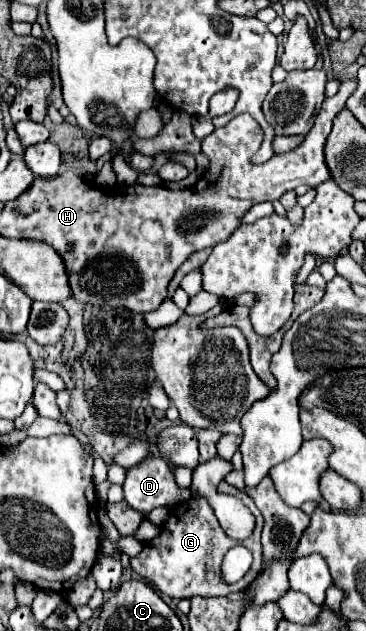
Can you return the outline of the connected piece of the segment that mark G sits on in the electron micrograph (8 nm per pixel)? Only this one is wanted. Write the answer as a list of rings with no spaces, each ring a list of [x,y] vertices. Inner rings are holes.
[[[226,481],[218,485],[218,491],[220,493],[228,493],[228,495],[234,495],[238,497],[250,511],[252,515],[256,517],[256,529],[254,533],[244,539],[244,541],[234,541],[230,539],[216,515],[214,515],[214,509],[208,505],[208,501],[204,497],[192,497],[184,503],[178,503],[174,507],[170,507],[170,513],[168,519],[162,523],[160,527],[160,533],[146,541],[142,551],[130,559],[130,567],[150,585],[154,585],[160,593],[168,595],[170,599],[192,599],[192,597],[220,597],[220,595],[230,595],[232,591],[240,591],[244,587],[248,587],[248,583],[252,583],[252,579],[258,575],[260,571],[260,563],[262,563],[262,543],[260,543],[260,533],[262,533],[262,525],[264,525],[264,517],[262,513],[258,511],[258,507],[254,505],[254,499],[248,497],[246,493],[238,491],[236,487],[228,485]],[[234,545],[244,545],[246,549],[252,551],[254,555],[254,563],[250,567],[250,571],[236,583],[226,583],[222,579],[222,559],[224,555],[228,553],[228,549],[232,549]]]

